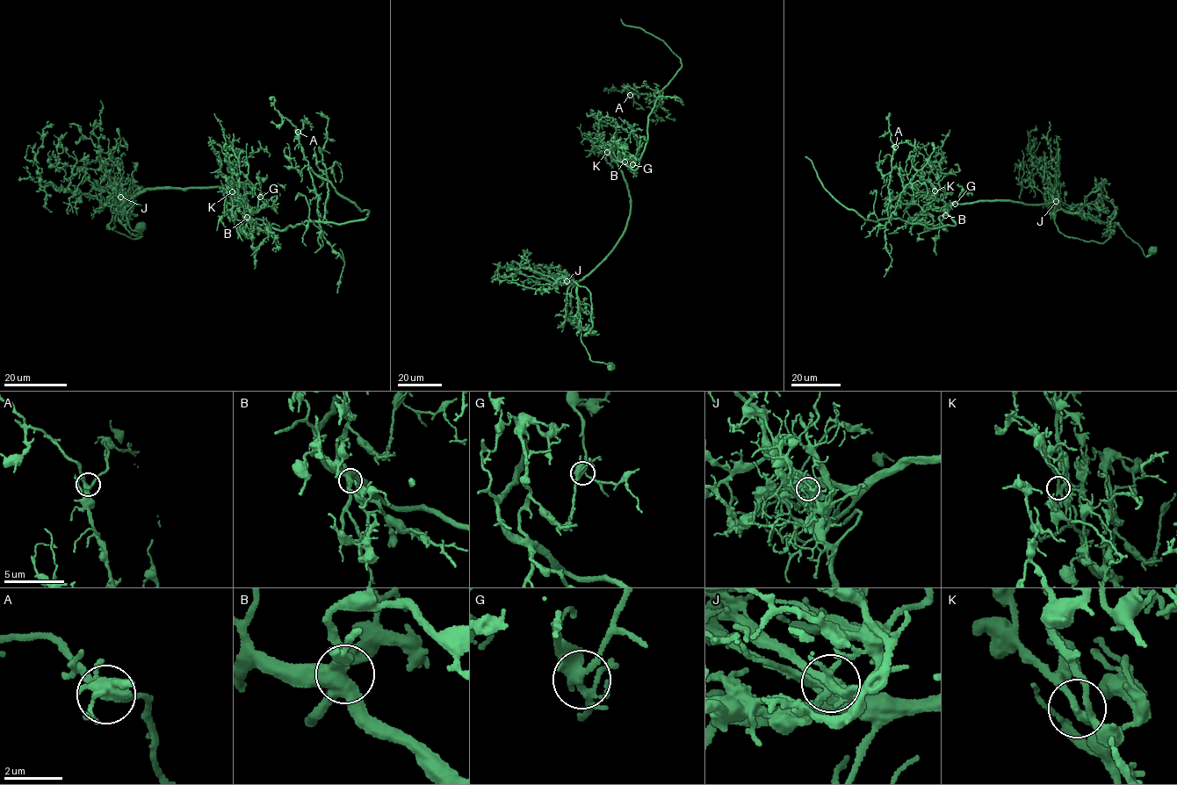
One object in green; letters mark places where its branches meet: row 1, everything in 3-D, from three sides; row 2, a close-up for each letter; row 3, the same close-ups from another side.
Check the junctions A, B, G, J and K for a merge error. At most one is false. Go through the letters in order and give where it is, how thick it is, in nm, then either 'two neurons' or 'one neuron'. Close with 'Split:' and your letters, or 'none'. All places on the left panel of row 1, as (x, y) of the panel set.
A: (298, 132) | 300 nm | one neuron
B: (247, 217) | 400 nm | one neuron
G: (260, 197) | 360 nm | one neuron
J: (120, 197) | 420 nm | two neurons
K: (232, 191) | 260 nm | one neuron
Split: J

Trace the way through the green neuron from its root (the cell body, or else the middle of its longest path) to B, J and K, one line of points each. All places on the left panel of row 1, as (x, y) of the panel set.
B: (246, 193), (238, 206), (247, 217)
J: (246, 193), (245, 186), (240, 181), (222, 186), (149, 188), (133, 195), (120, 197)
K: (246, 193), (239, 204), (234, 190), (232, 191)

